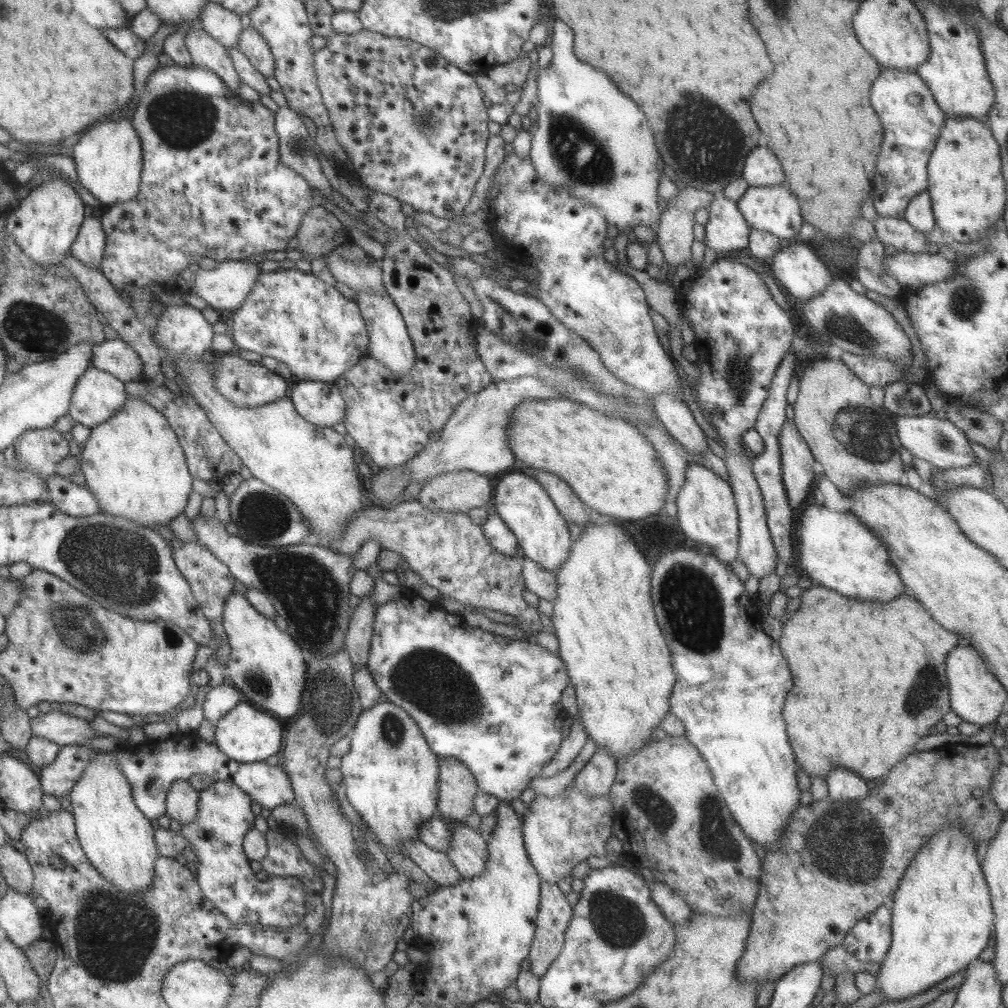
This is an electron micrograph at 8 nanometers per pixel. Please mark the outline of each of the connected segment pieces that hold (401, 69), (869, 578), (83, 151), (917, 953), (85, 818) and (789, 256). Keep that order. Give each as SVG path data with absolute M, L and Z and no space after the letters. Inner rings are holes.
M361 29L357 34L330 33L325 46L314 52L314 65L317 84L322 96L322 103L328 112L335 138L343 152L350 158L354 174L359 183L386 196L397 199L403 204L409 204L416 212L429 213L434 217L451 220L455 215L459 216L467 207L471 194L475 190L475 184L481 176L485 160L484 150L487 144L488 128L486 125L486 108L483 105L481 91L471 74L463 72L454 64L449 64L433 49L421 46L412 40L383 36L376 32Z
M813 502L798 522L797 564L814 584L865 602L887 602L906 592L882 540L851 512L831 511Z
M107 116L107 120L85 129L77 143L71 147L77 180L99 202L102 209L125 203L137 195L142 152L139 137L130 123L129 116Z
M948 822L943 830L934 832L934 835L916 851L916 855L911 859L911 862L904 870L901 876L898 887L895 889L890 907L891 913L891 941L889 943L888 951L885 953L884 959L879 966L879 972L876 975L877 991L884 996L884 1000L891 1002L892 1000L903 1000L910 996L915 996L925 990L936 985L944 978L954 975L957 971L965 969L971 962L978 959L977 955L985 948L989 940L989 934L993 930L993 911L991 908L990 896L988 893L987 883L985 882L981 867L977 863L976 847L972 844L972 838L960 828L956 822Z
M96 751L92 760L86 764L83 774L77 782L74 782L74 787L68 796L71 801L76 837L91 866L107 882L126 894L139 894L149 888L154 875L154 862L159 855L155 846L154 830L149 819L135 807L131 787L119 772L112 754Z
M791 242L788 248L780 248L770 267L779 287L802 301L815 298L834 278L825 268L820 252L813 252L809 244Z

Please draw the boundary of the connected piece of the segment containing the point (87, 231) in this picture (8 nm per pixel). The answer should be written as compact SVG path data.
M84 218L73 244L71 256L79 263L90 268L98 268L103 259L105 247L105 233L101 229L101 222L91 218Z

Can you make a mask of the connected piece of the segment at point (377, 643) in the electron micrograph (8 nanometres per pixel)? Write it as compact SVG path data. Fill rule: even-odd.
M419 596L413 598L401 598L401 600L389 601L376 608L373 619L373 634L368 650L367 671L373 679L373 683L382 693L382 697L400 707L415 721L417 729L421 732L425 743L430 751L439 758L460 760L473 775L478 792L497 798L499 801L509 803L519 797L529 784L529 781L537 776L544 764L558 751L561 740L561 724L568 718L566 711L561 707L561 693L570 684L563 661L559 659L558 653L551 652L532 640L510 640L506 636L491 634L477 627L469 626L463 615L453 614L442 609L437 601L427 601Z

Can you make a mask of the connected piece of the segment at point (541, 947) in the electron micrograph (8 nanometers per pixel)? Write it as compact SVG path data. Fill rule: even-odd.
M541 882L533 941L526 956L530 971L537 978L541 978L562 949L571 913L572 906L565 901L557 885Z

